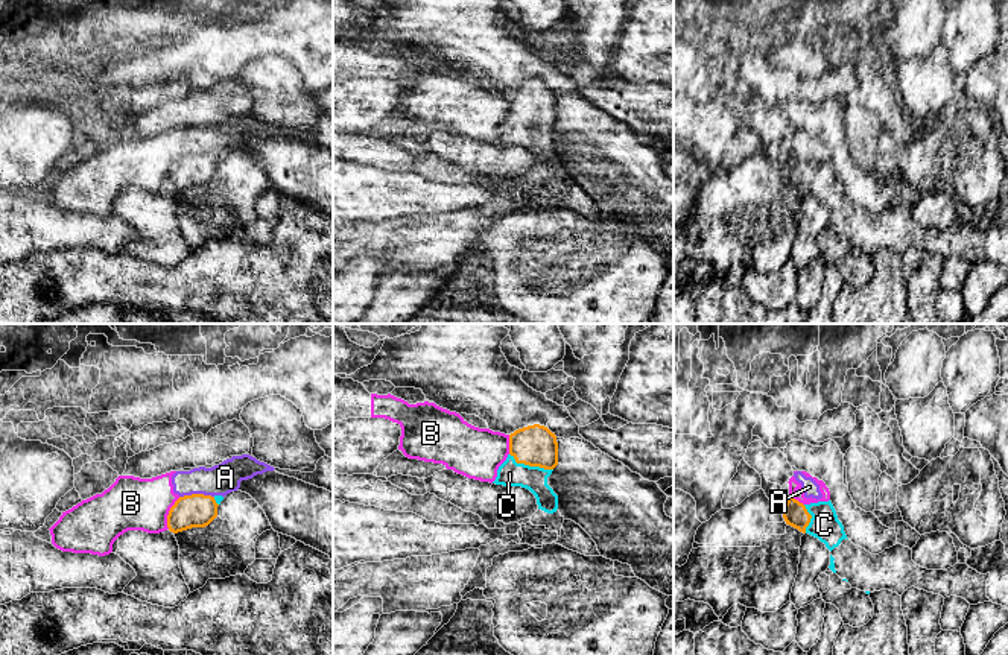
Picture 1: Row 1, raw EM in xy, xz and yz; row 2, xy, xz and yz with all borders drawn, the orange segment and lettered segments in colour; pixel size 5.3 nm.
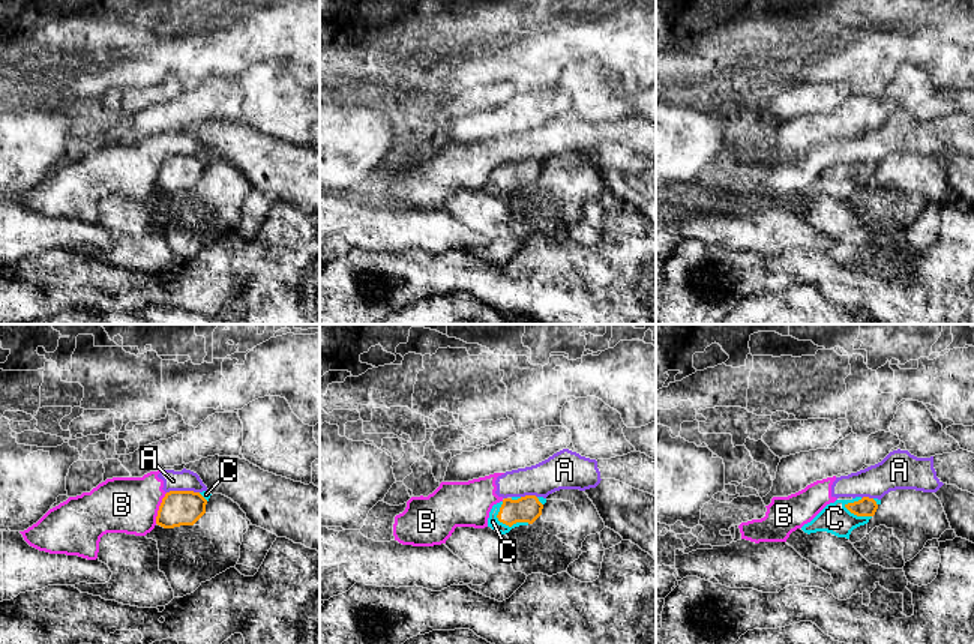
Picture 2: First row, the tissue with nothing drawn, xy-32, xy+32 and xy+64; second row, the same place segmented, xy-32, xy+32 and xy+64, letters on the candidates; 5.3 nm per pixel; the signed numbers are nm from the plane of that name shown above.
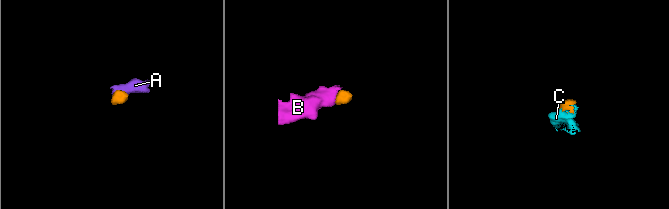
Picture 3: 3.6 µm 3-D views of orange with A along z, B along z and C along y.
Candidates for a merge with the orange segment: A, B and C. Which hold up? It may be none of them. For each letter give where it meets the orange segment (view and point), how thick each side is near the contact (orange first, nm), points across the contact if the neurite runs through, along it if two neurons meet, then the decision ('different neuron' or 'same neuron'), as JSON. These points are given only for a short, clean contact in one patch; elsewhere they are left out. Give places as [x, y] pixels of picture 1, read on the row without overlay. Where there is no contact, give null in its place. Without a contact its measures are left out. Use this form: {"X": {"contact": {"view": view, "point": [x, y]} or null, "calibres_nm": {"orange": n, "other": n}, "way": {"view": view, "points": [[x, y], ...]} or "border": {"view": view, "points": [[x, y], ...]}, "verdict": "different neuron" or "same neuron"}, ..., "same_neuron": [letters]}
{"A": {"contact": {"view": "xy", "point": [196, 154]}, "calibres_nm": {"orange": 180, "other": 160}, "border": {"view": "xy", "points": [[213, 155], [184, 154], [180, 157]]}, "verdict": "different neuron"}, "B": {"contact": {"view": "xy", "point": [169, 172]}, "calibres_nm": {"orange": 180, "other": 280}, "border": {"view": "xy", "points": [[180, 157], [169, 170], [168, 187]]}, "verdict": "different neuron"}, "C": {"contact": {"view": "xz", "point": [531, 125]}, "calibres_nm": {"orange": 220, "other": 140}, "way": {"view": "xz", "points": [[535, 105], [531, 125], [510, 132]]}, "verdict": "same neuron"}, "same_neuron": ["C"]}

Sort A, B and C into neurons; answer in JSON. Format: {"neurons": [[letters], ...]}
{"neurons": [["A", "B"], ["C"]]}

